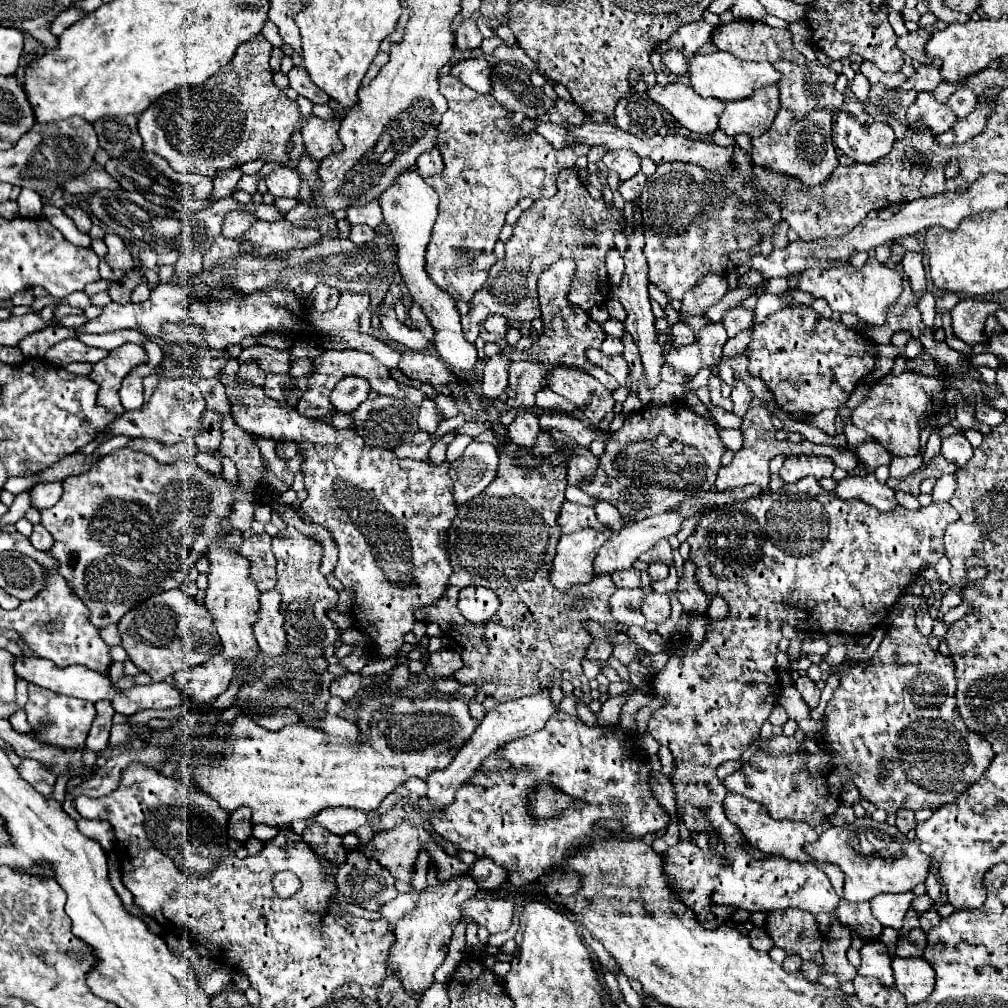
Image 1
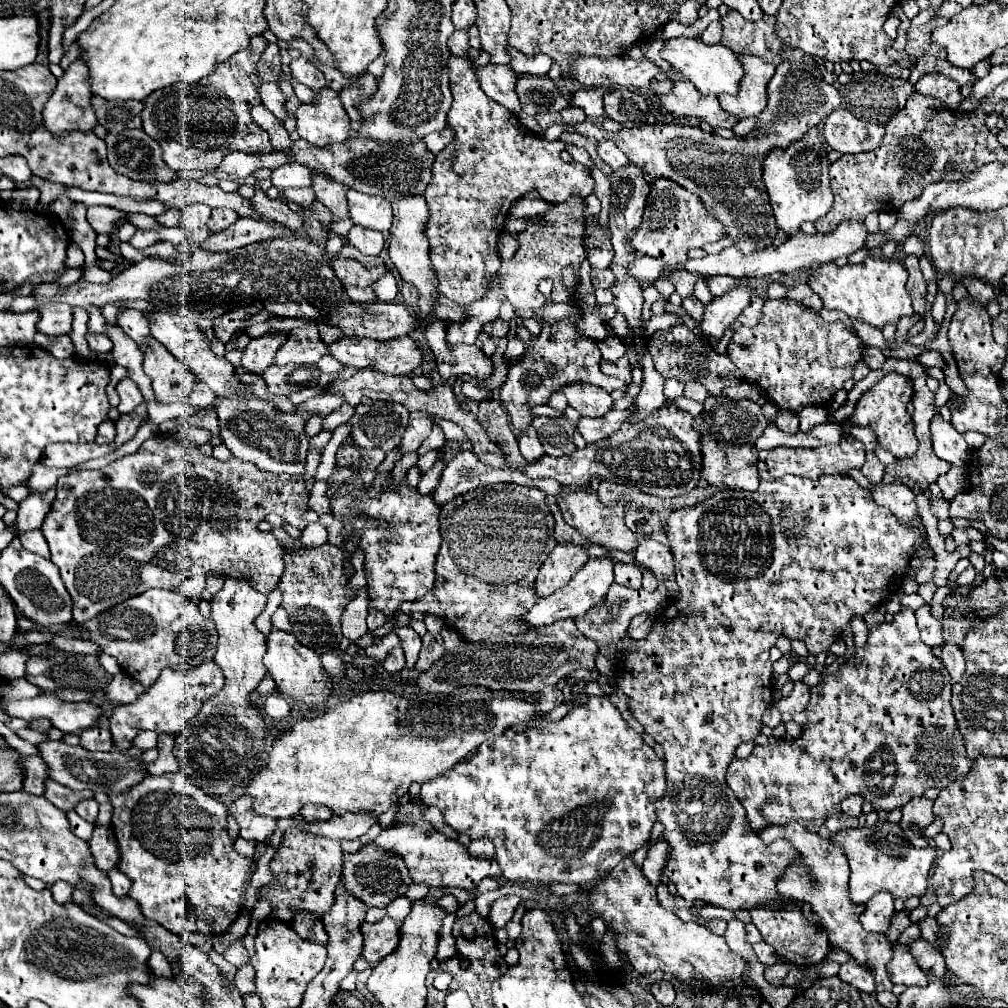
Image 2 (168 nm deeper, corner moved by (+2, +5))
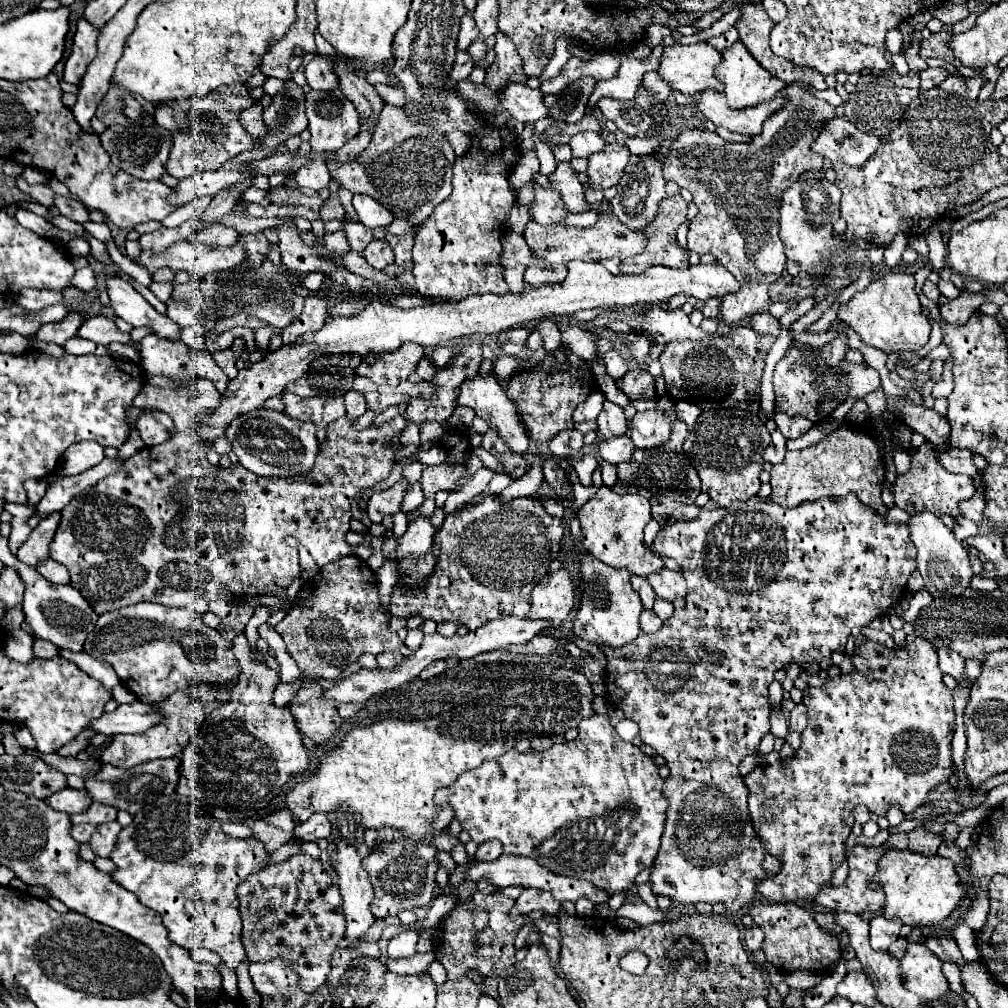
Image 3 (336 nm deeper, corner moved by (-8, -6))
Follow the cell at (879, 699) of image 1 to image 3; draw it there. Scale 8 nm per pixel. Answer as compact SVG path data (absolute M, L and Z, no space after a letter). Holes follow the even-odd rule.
M908 634L904 646L896 646L896 648L886 648L884 644L866 640L862 642L856 652L854 652L854 666L856 672L850 676L838 676L838 678L830 678L826 684L822 684L820 688L808 688L804 690L804 704L808 708L808 726L802 732L802 744L796 750L794 758L790 762L786 762L786 772L782 774L774 774L772 768L768 768L768 764L760 764L758 768L754 768L748 776L744 776L744 784L750 790L748 796L748 808L750 808L750 816L752 816L752 824L756 828L758 838L762 838L764 848L776 856L778 860L784 862L784 868L780 870L780 876L774 876L772 880L764 880L760 884L760 894L766 896L772 902L802 902L802 900L810 900L814 898L820 888L830 880L832 868L836 864L840 864L840 860L846 858L846 848L844 842L850 834L850 824L852 824L852 810L858 804L868 804L870 812L876 816L886 816L886 812L890 810L890 806L898 806L904 814L916 810L918 806L926 804L926 796L936 790L936 786L950 782L952 778L952 734L954 734L954 708L952 708L952 692L944 686L942 682L942 672L936 664L936 648L924 640L920 634Z

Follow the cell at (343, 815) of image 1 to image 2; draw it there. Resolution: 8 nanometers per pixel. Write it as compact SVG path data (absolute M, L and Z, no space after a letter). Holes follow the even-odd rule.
M306 804L300 809L300 817L308 823L320 823L328 821L332 817L332 811L326 805Z

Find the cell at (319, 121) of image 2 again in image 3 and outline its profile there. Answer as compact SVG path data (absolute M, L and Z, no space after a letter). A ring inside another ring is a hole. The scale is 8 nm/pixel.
M340 88L332 92L322 92L322 90L306 92L306 116L308 116L308 130L312 134L310 138L312 152L336 152L348 140L352 140L360 128L358 112L352 106L352 102L340 92Z

